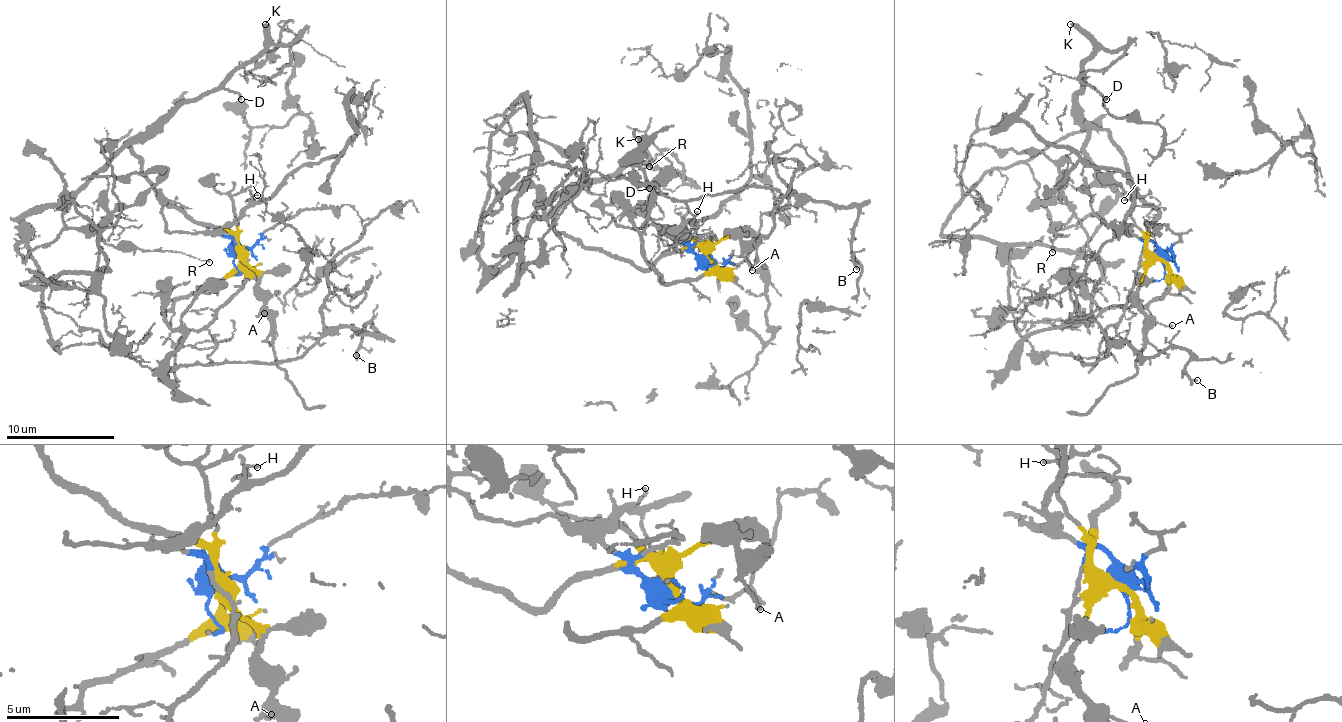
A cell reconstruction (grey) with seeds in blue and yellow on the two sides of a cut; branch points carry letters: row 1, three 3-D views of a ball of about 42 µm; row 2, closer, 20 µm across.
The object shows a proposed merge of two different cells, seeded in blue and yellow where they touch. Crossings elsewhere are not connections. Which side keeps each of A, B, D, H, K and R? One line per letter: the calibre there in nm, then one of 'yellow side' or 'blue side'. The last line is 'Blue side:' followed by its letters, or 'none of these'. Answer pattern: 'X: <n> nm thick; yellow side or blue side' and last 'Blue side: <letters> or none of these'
A: 120 nm thick; yellow side
B: 200 nm thick; yellow side
D: 200 nm thick; yellow side
H: 100 nm thick; blue side
K: 380 nm thick; yellow side
R: 80 nm thick; yellow side
Blue side: H

